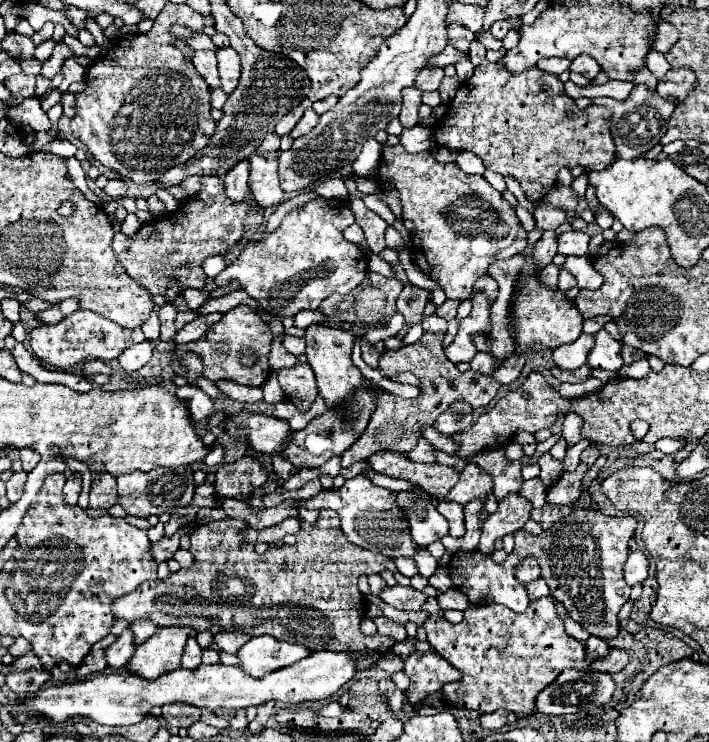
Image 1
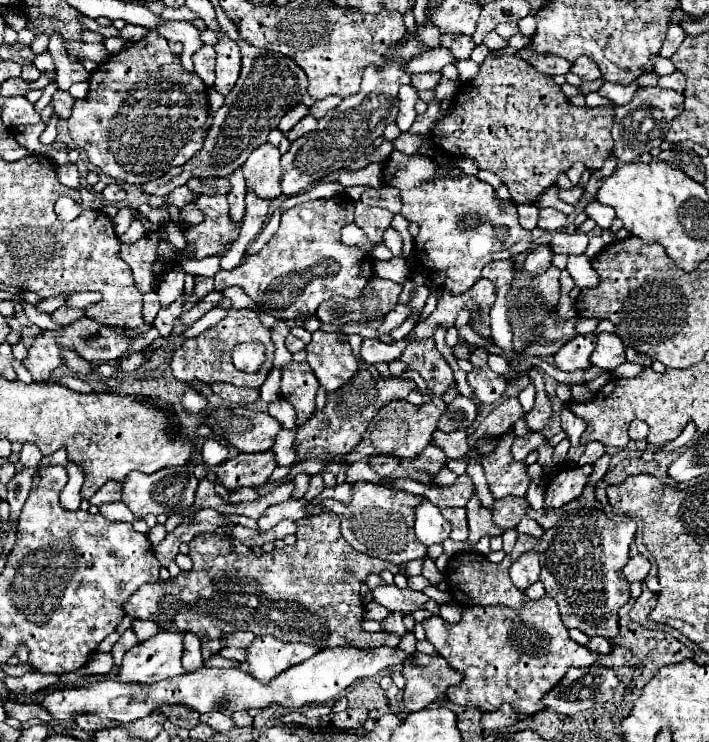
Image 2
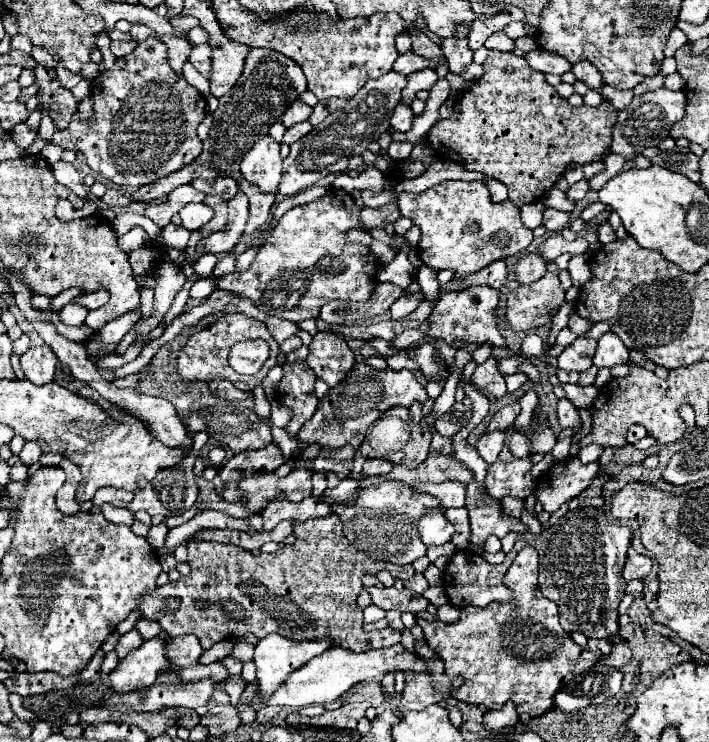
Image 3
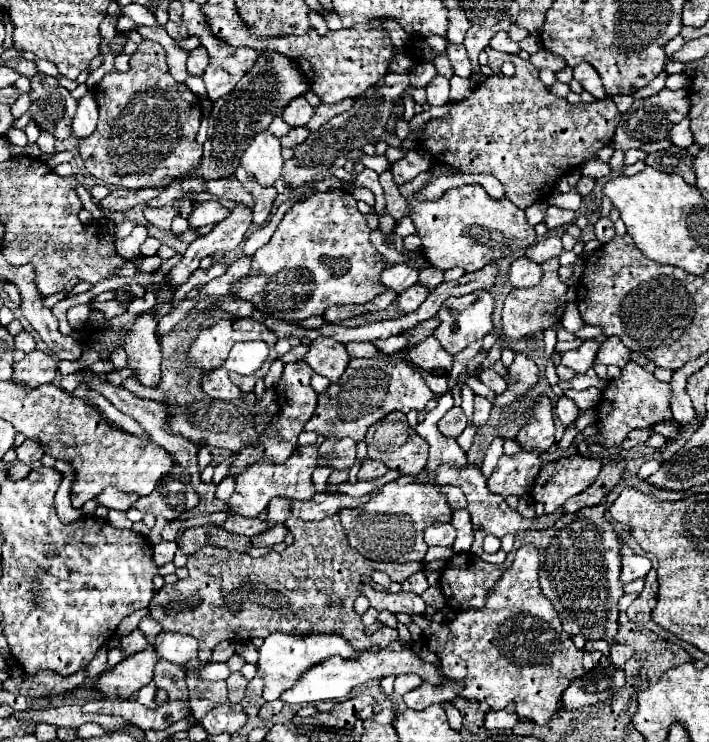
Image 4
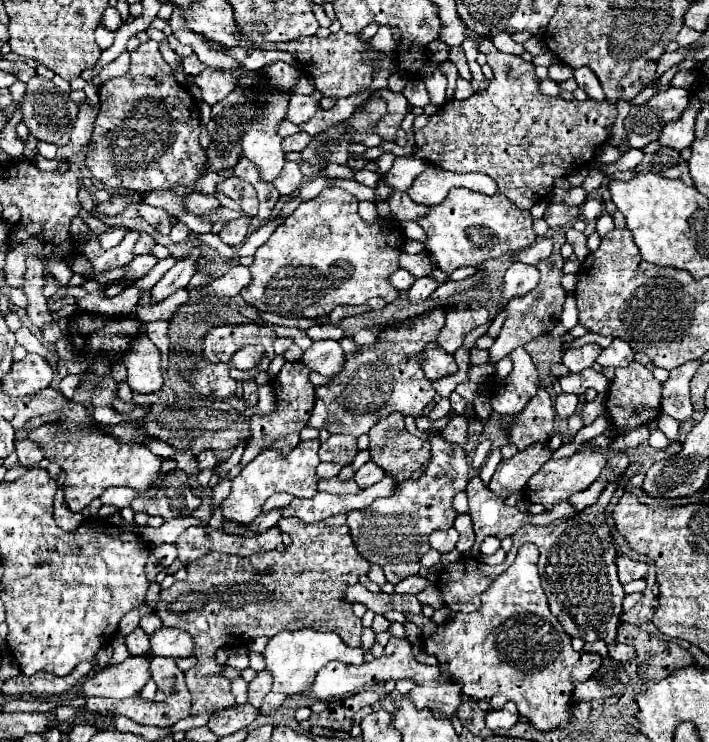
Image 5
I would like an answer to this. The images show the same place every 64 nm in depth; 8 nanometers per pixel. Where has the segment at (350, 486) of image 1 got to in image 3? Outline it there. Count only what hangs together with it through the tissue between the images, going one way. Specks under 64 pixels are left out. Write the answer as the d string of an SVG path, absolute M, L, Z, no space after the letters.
M382 482L380 486L360 492L356 504L352 506L334 504L332 510L338 514L342 522L346 522L344 536L356 550L364 552L372 560L404 566L404 564L412 564L420 556L426 556L426 544L420 540L416 526L418 520L430 508L444 512L440 500L430 494L418 492L404 482Z

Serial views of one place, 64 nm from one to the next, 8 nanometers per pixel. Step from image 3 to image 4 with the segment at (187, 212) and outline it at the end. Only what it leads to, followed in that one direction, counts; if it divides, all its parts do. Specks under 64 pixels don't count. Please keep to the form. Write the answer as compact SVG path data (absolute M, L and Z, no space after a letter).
M202 202L202 204L198 204L198 206L192 210L192 214L190 214L190 218L188 218L188 224L190 224L192 230L196 230L196 228L200 228L200 226L218 224L218 222L222 222L228 214L230 214L230 210L224 208L224 206L218 204L218 202Z

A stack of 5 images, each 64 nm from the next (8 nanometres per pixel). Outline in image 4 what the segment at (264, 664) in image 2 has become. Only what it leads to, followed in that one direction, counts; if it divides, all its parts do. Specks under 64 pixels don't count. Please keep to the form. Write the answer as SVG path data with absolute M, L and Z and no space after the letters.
M272 634L264 640L264 644L258 652L260 652L258 670L264 674L264 700L266 702L280 698L280 694L290 690L304 672L308 672L312 666L324 662L330 656L342 656L348 660L356 660L362 656L362 652L354 650L338 634L306 634L306 636Z

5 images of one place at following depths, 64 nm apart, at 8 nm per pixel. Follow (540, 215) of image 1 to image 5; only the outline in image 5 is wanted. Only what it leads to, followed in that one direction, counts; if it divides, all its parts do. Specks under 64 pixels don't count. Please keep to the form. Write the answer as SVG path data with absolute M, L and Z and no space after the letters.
M550 204L544 212L544 220L548 222L550 228L562 228L566 224L570 224L572 220L576 220L580 214L580 210L576 206L568 206L568 204Z

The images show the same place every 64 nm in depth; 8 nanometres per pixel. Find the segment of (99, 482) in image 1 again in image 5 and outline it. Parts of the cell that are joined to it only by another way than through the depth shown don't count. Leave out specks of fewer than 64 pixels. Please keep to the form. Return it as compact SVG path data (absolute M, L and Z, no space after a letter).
M108 488L104 494L102 494L102 502L104 504L112 504L112 506L118 506L118 508L126 508L130 506L130 502L138 496L138 492L134 492L132 488Z

